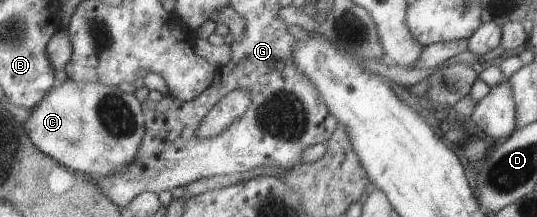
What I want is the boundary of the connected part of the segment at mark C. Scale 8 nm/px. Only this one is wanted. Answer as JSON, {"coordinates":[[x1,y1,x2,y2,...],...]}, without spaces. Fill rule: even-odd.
{"coordinates":[[71,78,54,87,42,102,31,110,30,118,23,125,24,131,41,151,73,171,96,178,106,178,126,170,137,159,137,152,146,134,146,117,142,102,134,94,124,92,120,86,78,82]]}

